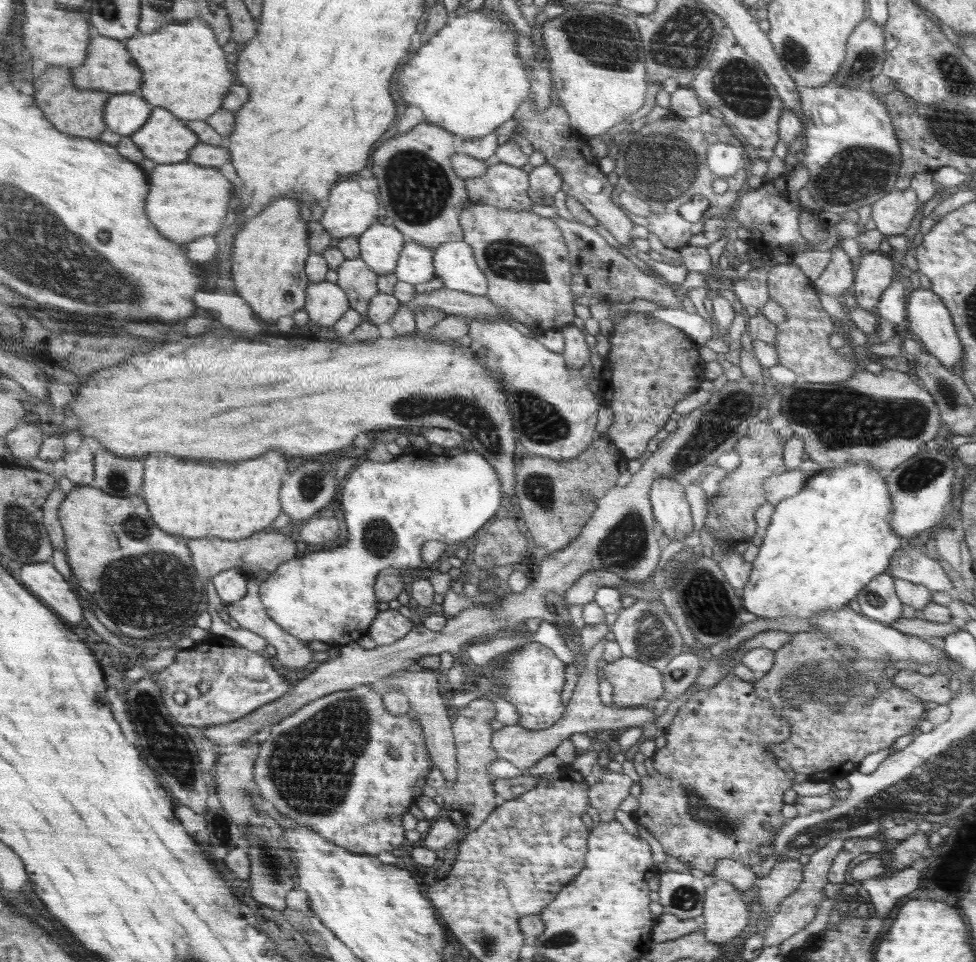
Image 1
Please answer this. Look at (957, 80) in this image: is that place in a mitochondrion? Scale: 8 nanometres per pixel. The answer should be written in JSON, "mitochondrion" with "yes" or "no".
{"mitochondrion":"yes"}

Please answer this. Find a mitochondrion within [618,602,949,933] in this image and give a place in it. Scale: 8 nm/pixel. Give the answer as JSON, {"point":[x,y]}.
{"point":[826,690]}

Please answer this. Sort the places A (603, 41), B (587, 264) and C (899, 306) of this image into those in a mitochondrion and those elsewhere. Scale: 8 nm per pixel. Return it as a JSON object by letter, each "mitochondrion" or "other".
{"A":"mitochondrion","B":"other","C":"other"}

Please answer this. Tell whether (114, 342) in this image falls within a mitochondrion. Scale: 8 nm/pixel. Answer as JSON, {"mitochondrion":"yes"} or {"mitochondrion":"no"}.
{"mitochondrion":"yes"}

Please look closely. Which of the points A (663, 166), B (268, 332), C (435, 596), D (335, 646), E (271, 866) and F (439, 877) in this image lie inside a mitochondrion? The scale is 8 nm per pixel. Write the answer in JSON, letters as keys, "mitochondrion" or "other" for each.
{"A":"mitochondrion","B":"other","C":"other","D":"other","E":"mitochondrion","F":"other"}

